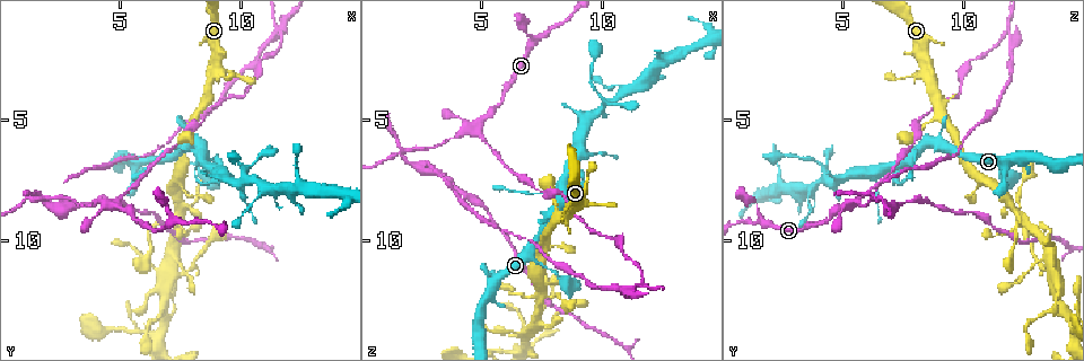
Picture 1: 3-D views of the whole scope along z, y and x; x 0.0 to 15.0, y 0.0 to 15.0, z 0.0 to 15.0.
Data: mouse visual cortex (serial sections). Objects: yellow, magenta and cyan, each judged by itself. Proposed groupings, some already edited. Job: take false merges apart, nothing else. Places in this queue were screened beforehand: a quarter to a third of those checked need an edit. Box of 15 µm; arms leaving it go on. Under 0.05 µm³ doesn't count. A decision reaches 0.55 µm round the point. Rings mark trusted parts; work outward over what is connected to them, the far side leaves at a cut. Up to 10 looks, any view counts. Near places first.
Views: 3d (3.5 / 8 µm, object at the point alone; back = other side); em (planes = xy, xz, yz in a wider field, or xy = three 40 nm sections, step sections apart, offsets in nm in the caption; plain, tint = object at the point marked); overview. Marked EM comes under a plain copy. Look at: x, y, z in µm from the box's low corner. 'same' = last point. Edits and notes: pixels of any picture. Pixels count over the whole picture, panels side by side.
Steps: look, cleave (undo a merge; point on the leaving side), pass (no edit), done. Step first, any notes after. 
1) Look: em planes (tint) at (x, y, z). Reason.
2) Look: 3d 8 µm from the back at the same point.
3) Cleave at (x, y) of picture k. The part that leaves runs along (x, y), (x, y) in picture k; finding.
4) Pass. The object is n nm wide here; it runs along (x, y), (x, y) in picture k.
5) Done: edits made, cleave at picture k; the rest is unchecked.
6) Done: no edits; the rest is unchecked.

Look: 3d 3.5 µm at (7.4, 9.1, 12.5). Small branch off a trunk.

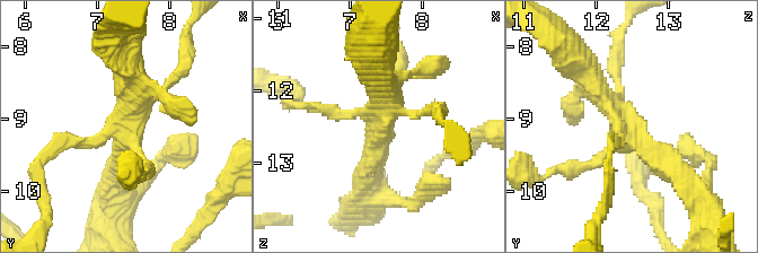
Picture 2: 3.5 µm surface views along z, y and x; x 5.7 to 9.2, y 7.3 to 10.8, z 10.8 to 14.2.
Look: em xy step 2 (tint) at (7.50, 9.10, 12.40).

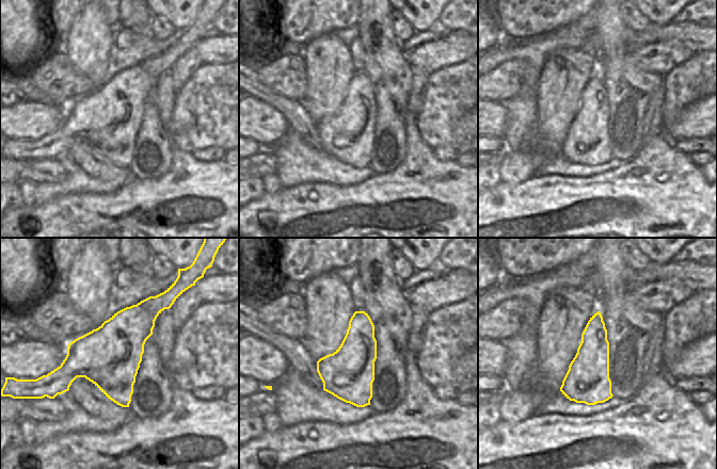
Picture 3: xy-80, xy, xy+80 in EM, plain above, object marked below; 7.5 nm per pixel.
Pass. It runs along (582, 63), (625, 132), (675, 174) in picture 2; all the same cell.

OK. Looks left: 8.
Look: 3d 3.5 µm at (4.7, 8.5, 5.3). Four arms meet.

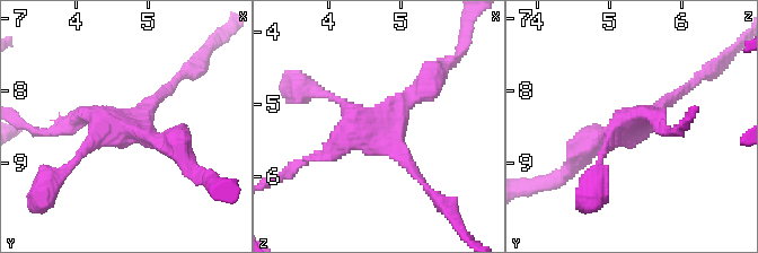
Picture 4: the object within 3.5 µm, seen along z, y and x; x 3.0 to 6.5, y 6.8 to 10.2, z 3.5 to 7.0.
Look: em xy step 2 (tint) at (4.75, 8.50, 5.30). 4 arms meet here; the arms are 150, 150, 250, 300 nm wide.

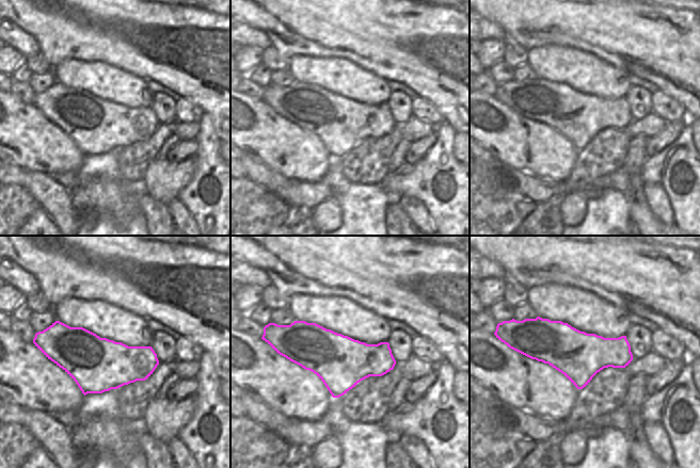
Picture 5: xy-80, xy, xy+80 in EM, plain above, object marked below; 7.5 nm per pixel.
Pass. It runs along (582, 151), (643, 124), (684, 89) in picture 4; all the same cell.

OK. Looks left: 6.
Look: 3d 3.5 µm from the back at (8.5, 6.3, 8.1). Sharp bend.

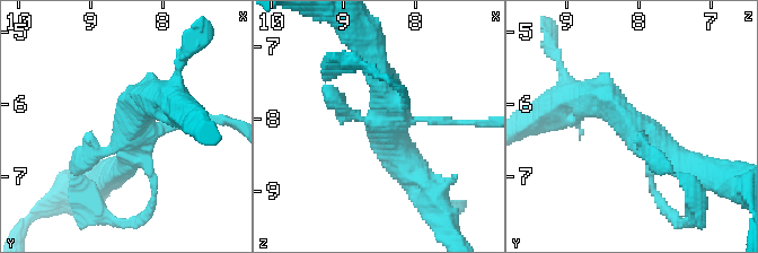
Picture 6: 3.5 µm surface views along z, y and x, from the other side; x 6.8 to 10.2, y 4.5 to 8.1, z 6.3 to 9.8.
Look: em planes (tint) at (8.35, 6.40, 8.05).

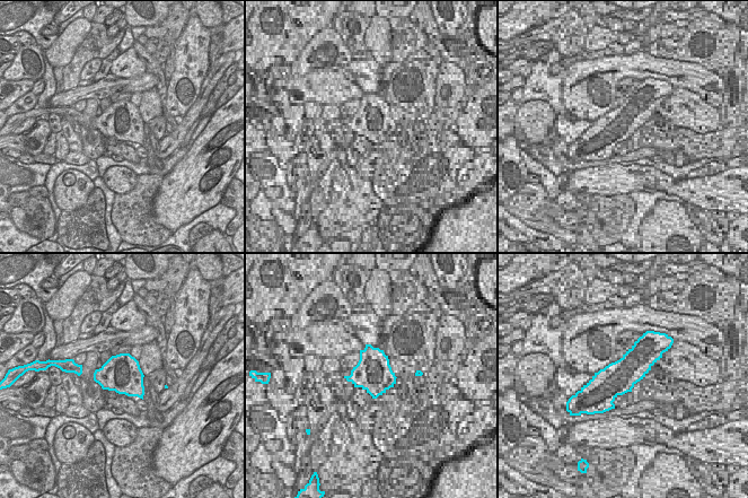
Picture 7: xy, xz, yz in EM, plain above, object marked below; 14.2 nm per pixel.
Pass. It runs along (582, 99), (611, 103), (695, 168) in picture 6; one cell here.

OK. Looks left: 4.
Look: 3d 3.5 µm at (11.7, 1.3, 11.8). Looks like a crossing.

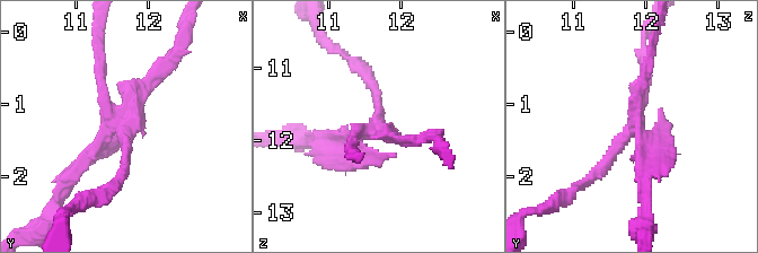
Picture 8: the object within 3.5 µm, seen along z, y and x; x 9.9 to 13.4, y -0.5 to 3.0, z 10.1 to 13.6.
Look: em xy step 2 (tint) at (11.65, 1.30, 11.80).

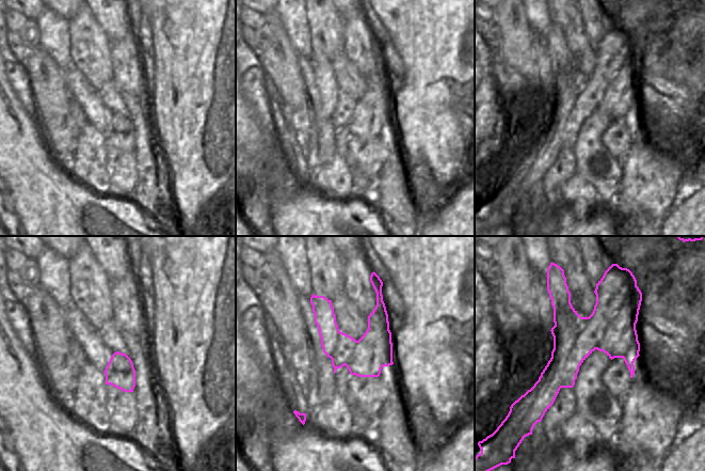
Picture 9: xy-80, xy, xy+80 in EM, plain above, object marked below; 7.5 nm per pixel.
Cleave at (344, 158) of picture 8. The part that leaves runs along (363, 133), (301, 139) in picture 8; two cells meet here.

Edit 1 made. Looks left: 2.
Done: edits made, cleave at picture 8; the rest is unchecked.

